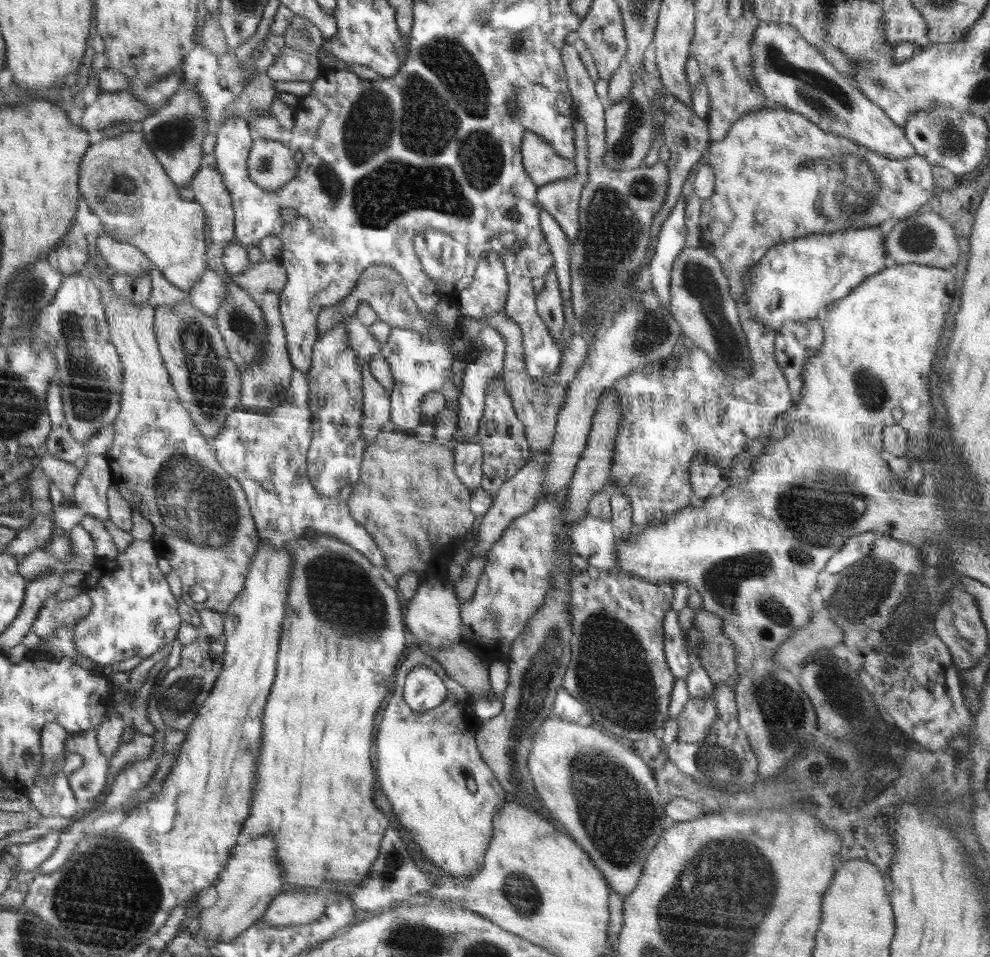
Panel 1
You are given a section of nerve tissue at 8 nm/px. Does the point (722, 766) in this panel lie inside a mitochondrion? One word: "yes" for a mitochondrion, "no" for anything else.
yes

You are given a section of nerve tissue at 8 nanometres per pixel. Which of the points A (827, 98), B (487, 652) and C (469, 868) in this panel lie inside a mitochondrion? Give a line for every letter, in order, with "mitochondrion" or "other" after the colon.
A: mitochondrion
B: other
C: other

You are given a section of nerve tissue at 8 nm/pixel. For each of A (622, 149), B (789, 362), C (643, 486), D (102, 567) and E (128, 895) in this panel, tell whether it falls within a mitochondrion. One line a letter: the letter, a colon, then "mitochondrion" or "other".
A: mitochondrion
B: other
C: mitochondrion
D: other
E: mitochondrion

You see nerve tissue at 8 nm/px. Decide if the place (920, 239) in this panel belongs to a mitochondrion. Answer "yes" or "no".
yes

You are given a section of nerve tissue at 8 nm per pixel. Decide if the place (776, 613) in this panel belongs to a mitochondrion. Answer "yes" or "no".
yes

